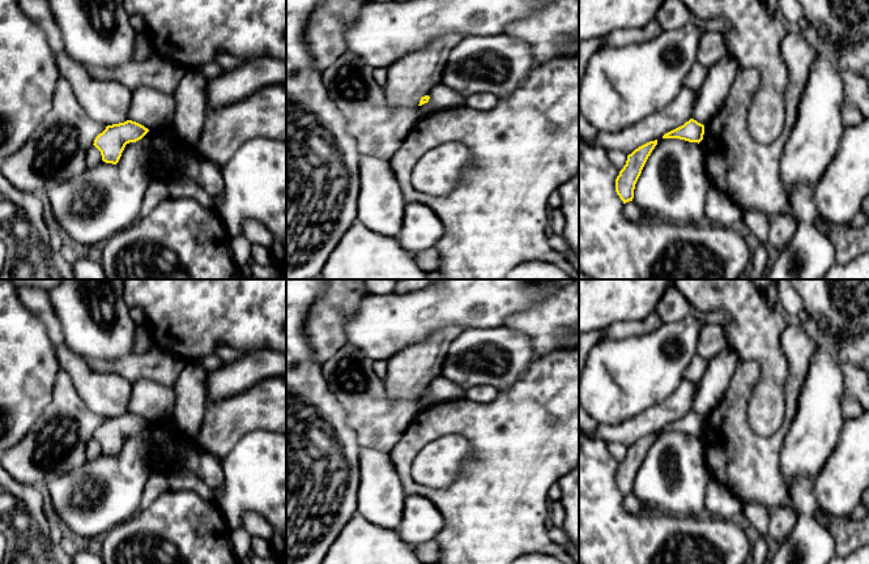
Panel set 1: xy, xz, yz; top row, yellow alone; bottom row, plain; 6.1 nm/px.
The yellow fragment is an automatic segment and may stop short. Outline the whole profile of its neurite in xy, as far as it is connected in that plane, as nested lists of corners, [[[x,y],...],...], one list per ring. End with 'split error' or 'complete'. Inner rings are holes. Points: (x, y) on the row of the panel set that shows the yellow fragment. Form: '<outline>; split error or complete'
[[[127,120],[107,125],[94,140],[94,146],[101,151],[102,161],[116,164],[127,144],[141,140],[149,132],[144,125]]]; complete

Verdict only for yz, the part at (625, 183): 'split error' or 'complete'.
complete

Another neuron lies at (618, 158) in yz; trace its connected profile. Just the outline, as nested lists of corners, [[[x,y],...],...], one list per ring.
[[[609,150],[606,151],[606,154],[610,162],[613,163],[613,166],[621,171],[623,166],[626,164],[627,154],[619,150]]]

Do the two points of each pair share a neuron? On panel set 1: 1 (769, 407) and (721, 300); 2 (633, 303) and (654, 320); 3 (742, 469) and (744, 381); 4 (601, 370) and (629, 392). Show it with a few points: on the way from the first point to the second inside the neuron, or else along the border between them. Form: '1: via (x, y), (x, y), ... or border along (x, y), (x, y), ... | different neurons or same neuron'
1: via (769, 380), (769, 353), (749, 324) | same neuron
2: border along (654, 311), (642, 319), (617, 321) | different neurons
3: via (736, 447), (736, 404) | same neuron
4: via (608, 372), (622, 385) | same neuron

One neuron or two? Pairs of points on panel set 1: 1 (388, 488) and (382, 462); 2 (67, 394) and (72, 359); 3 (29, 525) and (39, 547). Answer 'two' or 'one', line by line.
1: one
2: two
3: one

